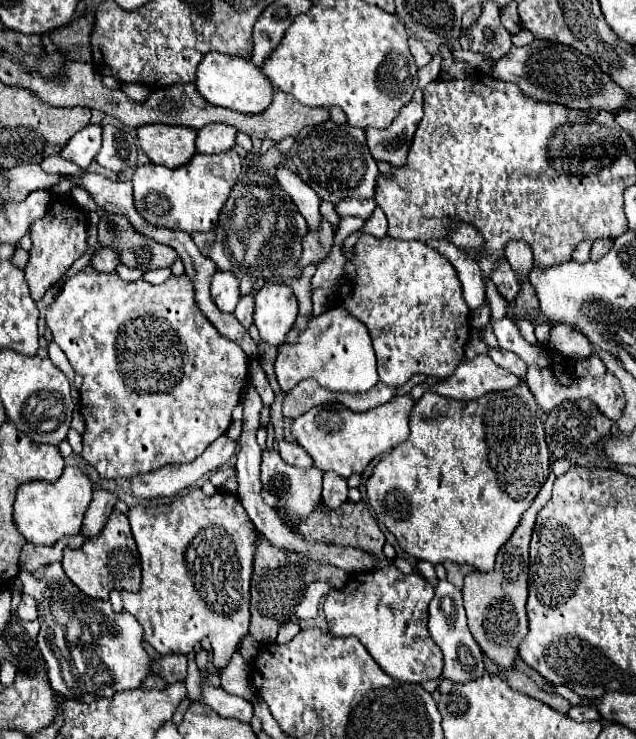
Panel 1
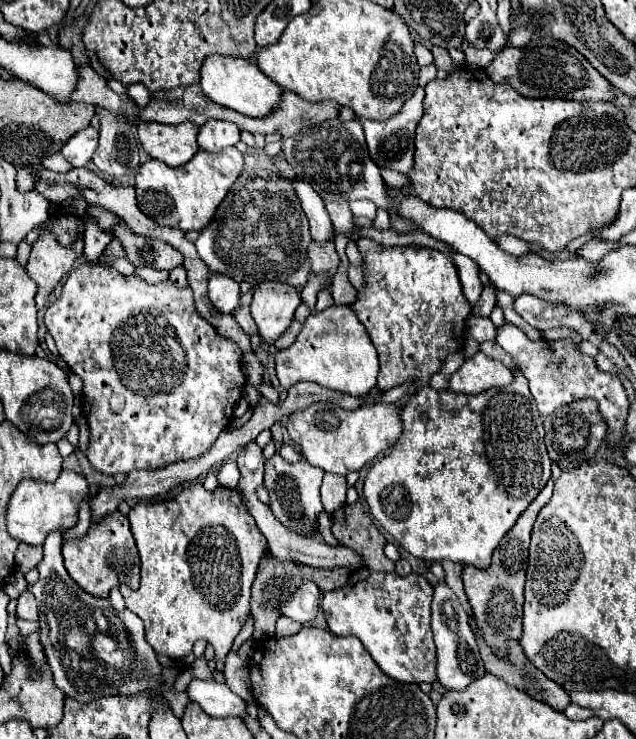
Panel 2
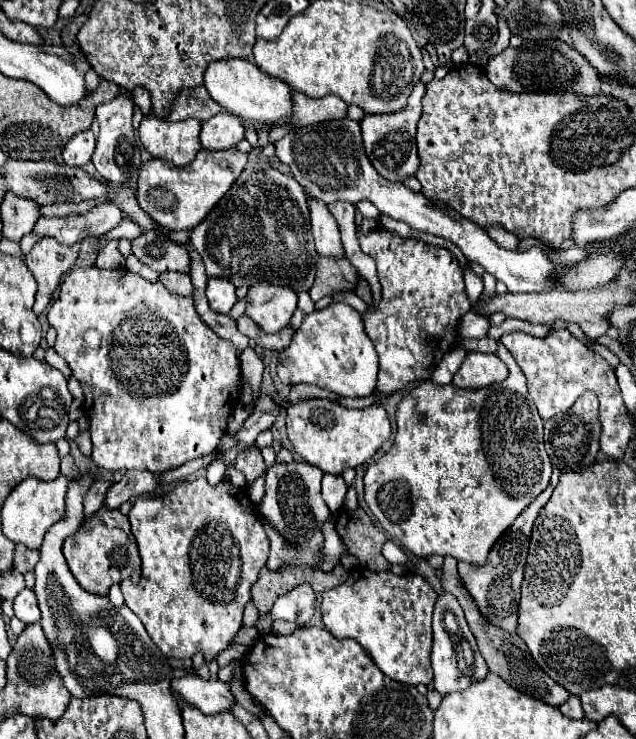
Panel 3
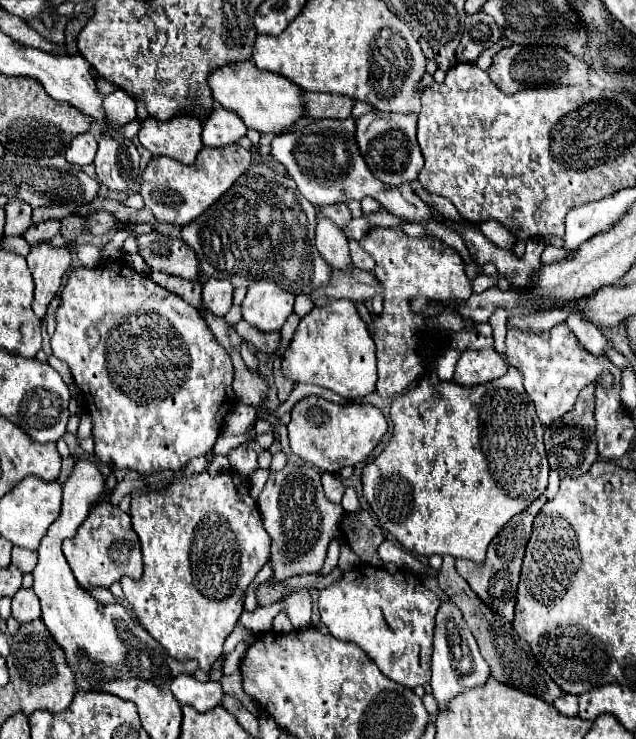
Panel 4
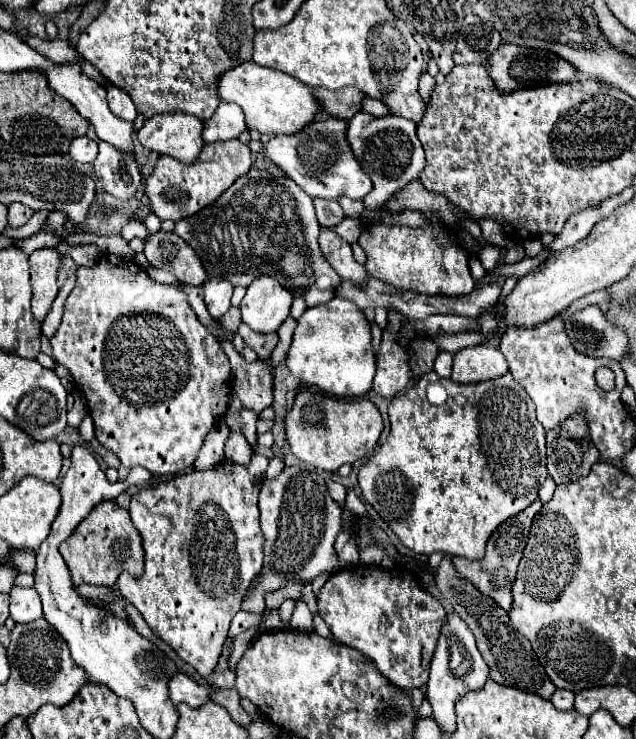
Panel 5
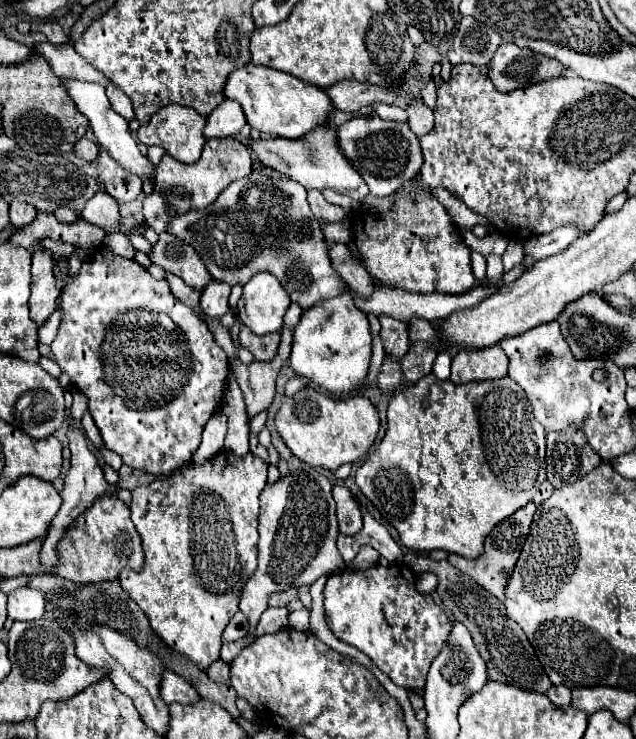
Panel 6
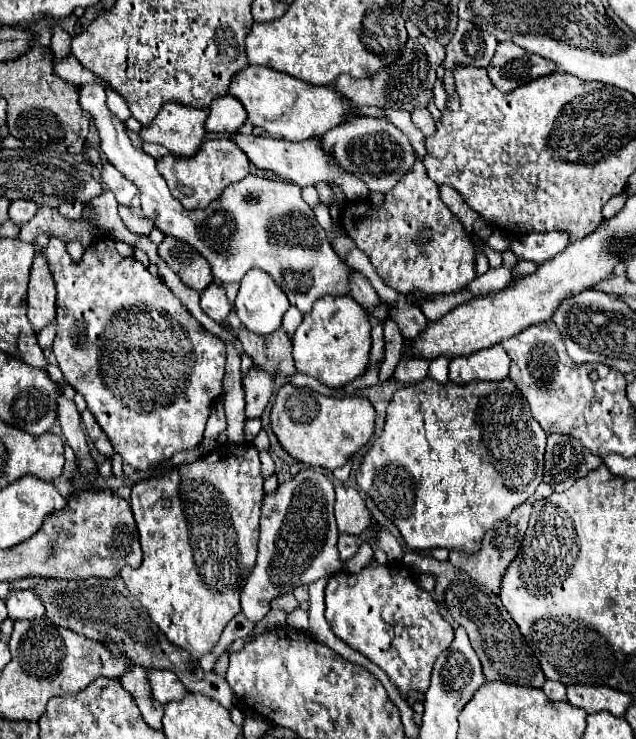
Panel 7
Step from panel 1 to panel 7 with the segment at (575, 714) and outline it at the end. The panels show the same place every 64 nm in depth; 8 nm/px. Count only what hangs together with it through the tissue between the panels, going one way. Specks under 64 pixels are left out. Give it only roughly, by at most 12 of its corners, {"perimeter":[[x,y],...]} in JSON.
{"perimeter":[[546,680],[544,694],[554,702],[566,700],[566,686],[556,680]]}

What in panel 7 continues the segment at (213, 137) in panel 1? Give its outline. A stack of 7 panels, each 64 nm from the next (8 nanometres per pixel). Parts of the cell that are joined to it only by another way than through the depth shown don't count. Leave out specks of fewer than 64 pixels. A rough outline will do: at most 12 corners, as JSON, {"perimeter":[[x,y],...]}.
{"perimeter":[[230,94],[210,104],[206,130],[232,134],[248,116]]}

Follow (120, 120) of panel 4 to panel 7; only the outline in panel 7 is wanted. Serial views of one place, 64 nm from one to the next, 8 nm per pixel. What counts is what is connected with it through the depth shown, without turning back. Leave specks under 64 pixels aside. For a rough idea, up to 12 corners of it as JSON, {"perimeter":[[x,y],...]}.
{"perimeter":[[108,88],[106,102],[118,120],[126,120],[130,110],[124,98]]}

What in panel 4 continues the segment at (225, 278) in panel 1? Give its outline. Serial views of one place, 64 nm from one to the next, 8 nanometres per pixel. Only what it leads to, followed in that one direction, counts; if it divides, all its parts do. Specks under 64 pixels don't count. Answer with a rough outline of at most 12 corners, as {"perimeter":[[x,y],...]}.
{"perimeter":[[210,278],[204,284],[204,306],[214,316],[226,316],[234,286]]}

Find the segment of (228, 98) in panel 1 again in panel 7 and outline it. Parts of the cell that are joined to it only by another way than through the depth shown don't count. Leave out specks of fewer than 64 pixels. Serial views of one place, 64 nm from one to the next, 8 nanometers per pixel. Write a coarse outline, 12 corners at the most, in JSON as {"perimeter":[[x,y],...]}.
{"perimeter":[[246,66],[228,92],[248,120],[292,142],[356,112],[334,86]]}

